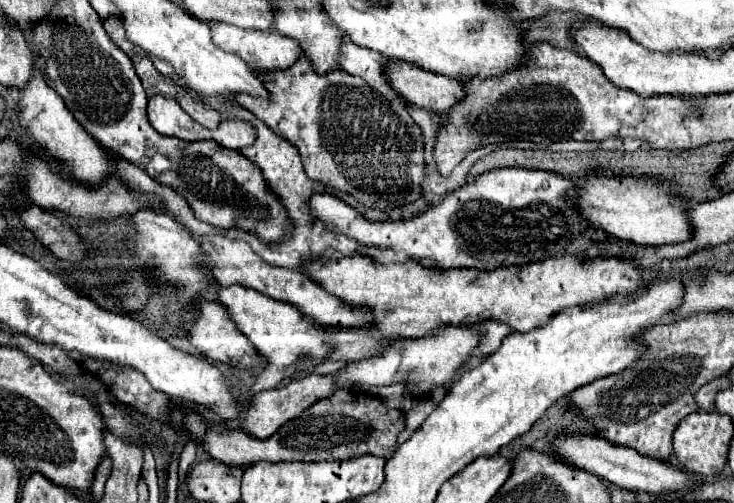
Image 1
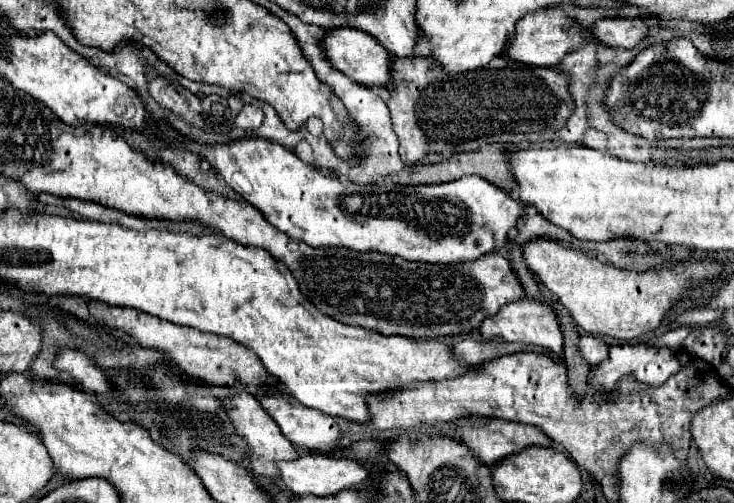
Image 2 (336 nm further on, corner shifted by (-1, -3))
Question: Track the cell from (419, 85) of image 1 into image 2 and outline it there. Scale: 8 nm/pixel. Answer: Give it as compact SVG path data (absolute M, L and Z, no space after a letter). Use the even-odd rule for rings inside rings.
M351 27L327 31L323 49L325 49L327 59L331 61L331 65L335 69L339 69L341 73L345 73L347 77L351 77L353 81L357 81L365 87L371 87L371 85L387 87L393 83L393 77L391 77L393 57L391 57L391 53L387 53L385 47L381 47L381 43L377 43L377 39L373 39L371 35L365 35L363 31L357 31Z

